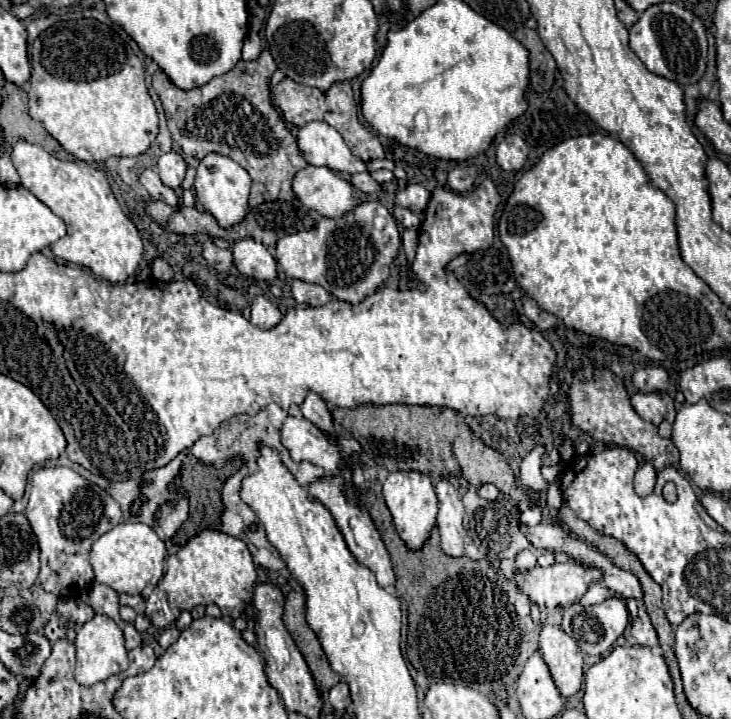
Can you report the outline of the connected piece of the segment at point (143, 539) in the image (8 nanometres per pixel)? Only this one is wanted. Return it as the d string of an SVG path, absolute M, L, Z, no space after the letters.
M119 523L103 537L99 537L91 549L95 581L109 585L117 593L141 595L147 587L155 587L157 581L163 577L163 561L165 543L145 523Z

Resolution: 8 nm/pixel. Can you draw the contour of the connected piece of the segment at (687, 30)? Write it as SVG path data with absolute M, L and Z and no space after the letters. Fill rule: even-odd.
M679 3L651 5L629 29L629 45L645 67L679 85L697 83L707 63L707 37L703 23Z

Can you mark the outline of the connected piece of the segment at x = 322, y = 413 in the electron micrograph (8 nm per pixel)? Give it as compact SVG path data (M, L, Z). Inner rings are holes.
M309 393L305 397L305 401L299 405L299 409L301 409L303 417L309 419L309 421L313 421L319 429L323 429L327 433L335 433L331 413L329 413L325 401L321 397L317 397L317 393Z

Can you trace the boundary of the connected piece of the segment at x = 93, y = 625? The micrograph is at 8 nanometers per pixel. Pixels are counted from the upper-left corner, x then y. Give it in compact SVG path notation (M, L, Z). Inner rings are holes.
M95 615L91 621L87 621L79 631L77 631L77 665L75 665L75 681L79 685L95 685L99 681L105 681L111 675L123 673L129 665L127 659L127 649L123 643L123 631L119 625L105 617L105 615Z

